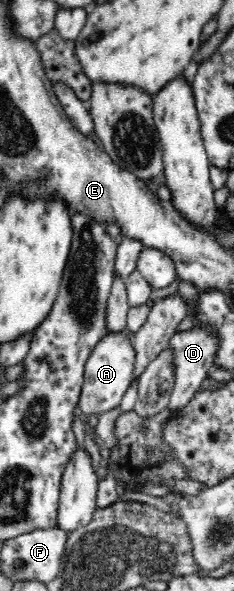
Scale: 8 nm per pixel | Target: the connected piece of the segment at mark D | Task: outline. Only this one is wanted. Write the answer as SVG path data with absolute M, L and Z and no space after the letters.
M193 326L188 331L178 331L169 341L173 353L174 389L170 394L168 409L175 411L183 407L197 392L201 382L207 377L207 370L214 364L214 358L218 349L218 336L208 326Z

